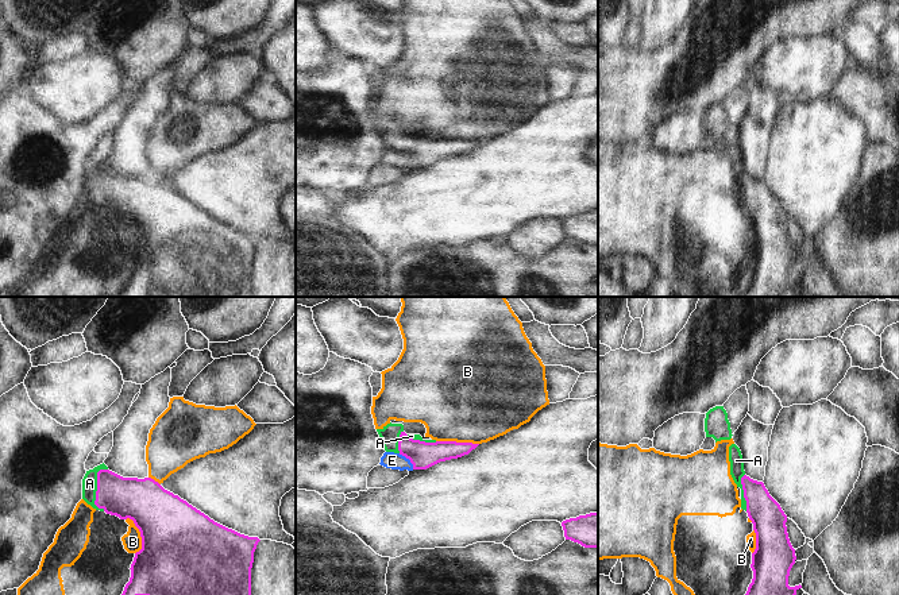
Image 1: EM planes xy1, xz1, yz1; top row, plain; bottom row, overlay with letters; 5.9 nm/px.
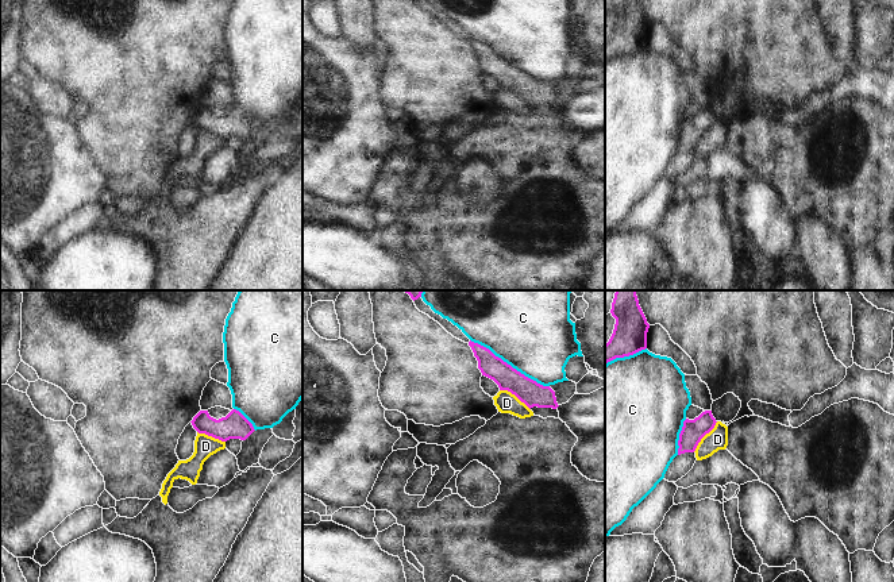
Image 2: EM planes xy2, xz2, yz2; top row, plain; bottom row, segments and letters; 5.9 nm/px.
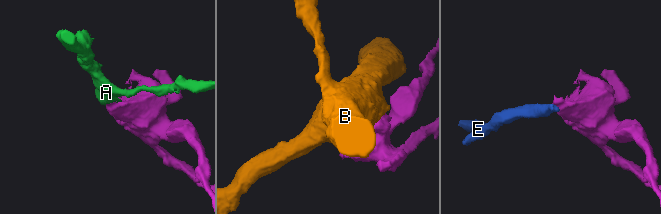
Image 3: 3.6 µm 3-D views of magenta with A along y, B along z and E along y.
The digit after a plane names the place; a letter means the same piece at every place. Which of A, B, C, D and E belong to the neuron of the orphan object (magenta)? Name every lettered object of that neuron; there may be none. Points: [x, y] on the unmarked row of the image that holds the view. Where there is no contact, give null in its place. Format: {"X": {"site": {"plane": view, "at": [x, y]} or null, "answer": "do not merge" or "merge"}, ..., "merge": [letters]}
{"A": {"site": {"plane": "xy1", "at": [96, 189]}, "answer": "merge"}, "B": {"site": {"plane": "xz1", "at": [458, 140]}, "answer": "do not merge"}, "C": {"site": {"plane": "xz2", "at": [509, 62]}, "answer": "do not merge"}, "D": {"site": {"plane": "yz2", "at": [704, 133]}, "answer": "do not merge"}, "E": {"site": {"plane": "xz1", "at": [408, 155]}, "answer": "do not merge"}, "merge": ["A"]}

